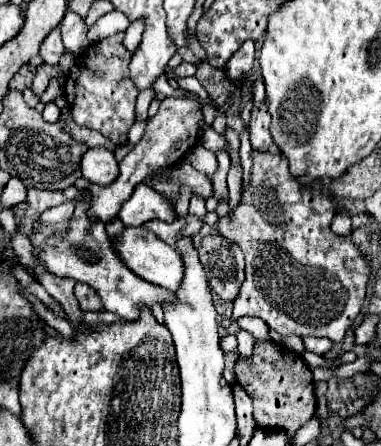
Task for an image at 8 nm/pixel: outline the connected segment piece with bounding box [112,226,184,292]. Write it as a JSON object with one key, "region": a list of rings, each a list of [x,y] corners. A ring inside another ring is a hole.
{"region":[[[126,226],[124,232],[116,238],[112,238],[114,242],[114,252],[118,254],[118,258],[128,264],[128,268],[138,274],[140,278],[156,284],[156,286],[162,286],[162,288],[168,288],[170,292],[174,292],[178,286],[180,286],[180,280],[184,276],[184,264],[180,260],[180,254],[164,244],[156,234],[152,234],[150,230],[146,228],[132,228],[132,226]]]}

